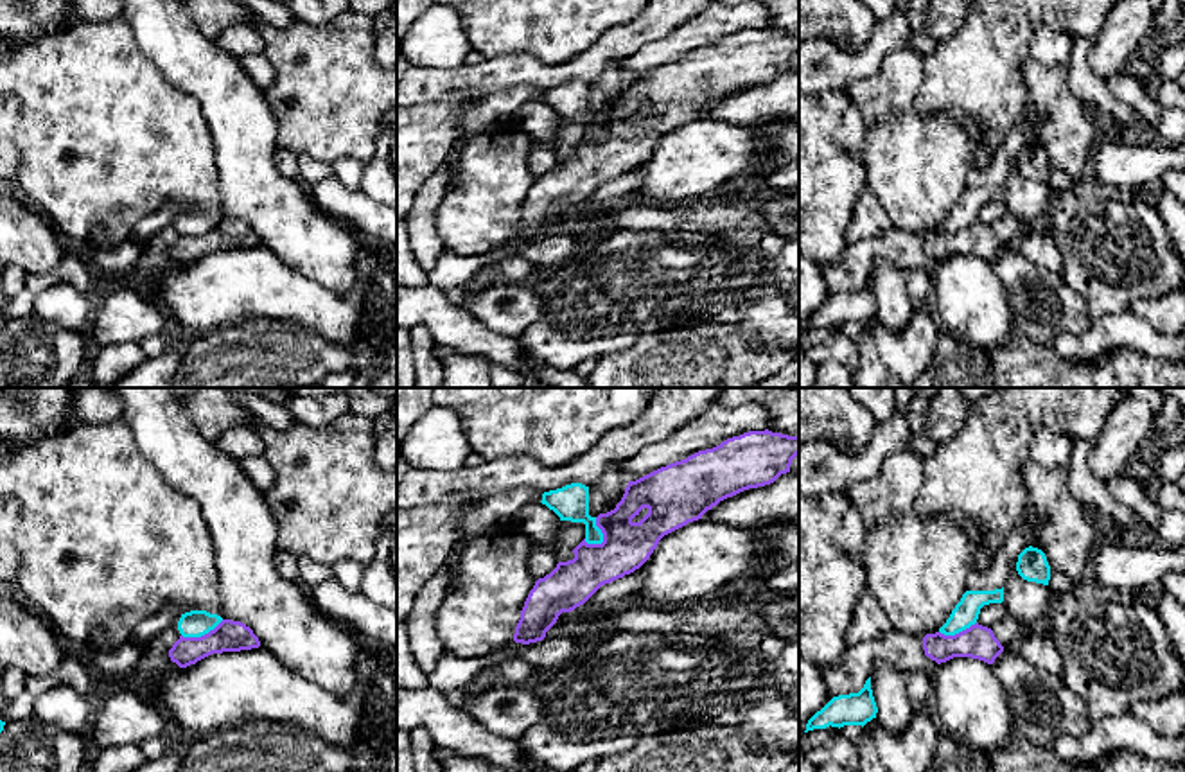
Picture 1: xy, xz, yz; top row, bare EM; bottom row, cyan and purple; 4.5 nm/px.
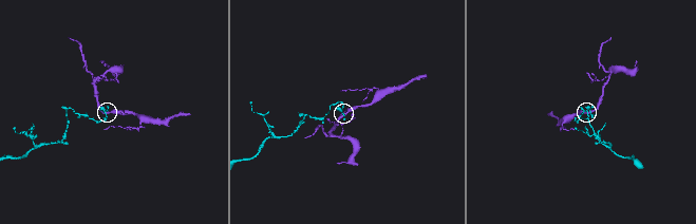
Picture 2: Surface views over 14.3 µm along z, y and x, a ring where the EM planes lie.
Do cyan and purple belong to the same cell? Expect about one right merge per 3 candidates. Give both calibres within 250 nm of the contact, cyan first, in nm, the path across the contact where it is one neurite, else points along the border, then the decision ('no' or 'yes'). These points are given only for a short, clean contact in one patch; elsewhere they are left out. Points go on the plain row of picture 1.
160 nm thick on the cyan side, 220 nm on the other; border along xz (595, 115), (602, 139), (588, 142); no

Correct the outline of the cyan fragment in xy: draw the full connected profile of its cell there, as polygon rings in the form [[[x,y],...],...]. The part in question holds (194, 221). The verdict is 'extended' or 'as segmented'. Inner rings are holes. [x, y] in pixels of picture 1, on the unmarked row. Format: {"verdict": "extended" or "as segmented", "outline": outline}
{"verdict": "as segmented", "outline": [[[190,208],[181,212],[178,228],[183,235],[201,235],[214,228],[223,219],[221,214],[206,208]]]}

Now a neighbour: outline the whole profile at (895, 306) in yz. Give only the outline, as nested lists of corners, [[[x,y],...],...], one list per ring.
[[[874,257],[869,275],[878,305],[876,318],[892,330],[905,329],[914,305],[901,275],[901,268],[883,257]]]

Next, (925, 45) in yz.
[[[912,31],[912,34],[910,34],[910,48],[916,50],[923,57],[934,54],[937,45],[939,45],[939,41],[930,38],[928,34],[921,34],[916,31]]]

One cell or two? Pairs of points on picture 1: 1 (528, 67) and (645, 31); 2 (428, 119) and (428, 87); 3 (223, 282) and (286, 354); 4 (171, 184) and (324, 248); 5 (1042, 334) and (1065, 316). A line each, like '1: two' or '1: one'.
1: one
2: two
3: two
4: two
5: one

